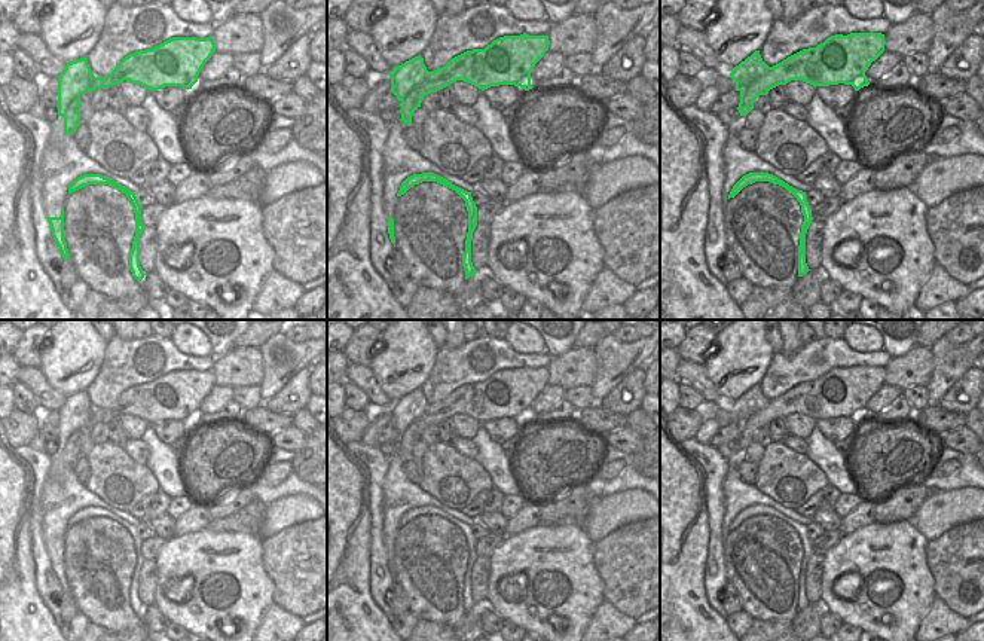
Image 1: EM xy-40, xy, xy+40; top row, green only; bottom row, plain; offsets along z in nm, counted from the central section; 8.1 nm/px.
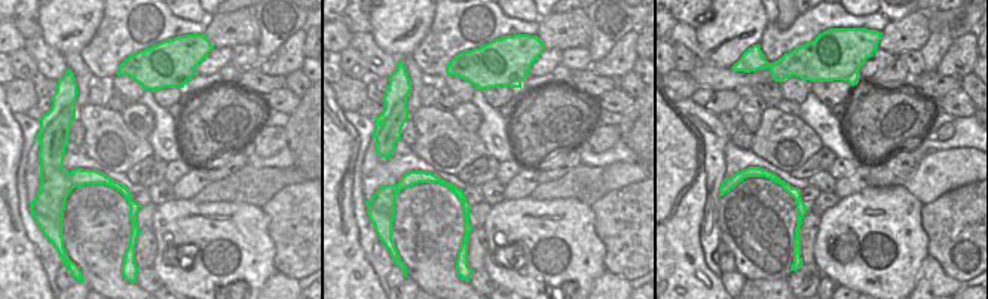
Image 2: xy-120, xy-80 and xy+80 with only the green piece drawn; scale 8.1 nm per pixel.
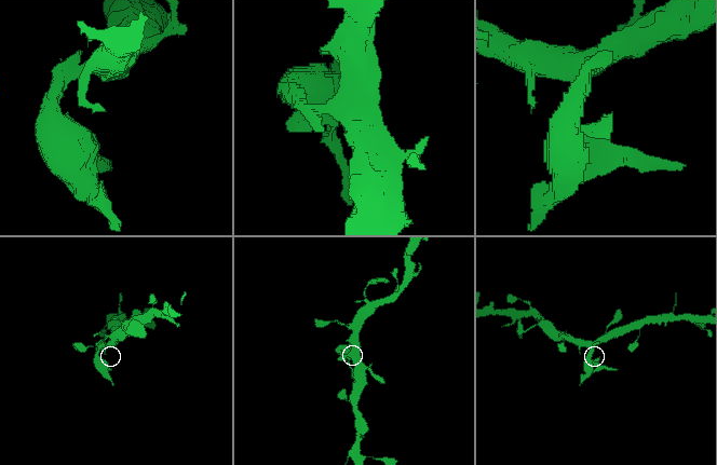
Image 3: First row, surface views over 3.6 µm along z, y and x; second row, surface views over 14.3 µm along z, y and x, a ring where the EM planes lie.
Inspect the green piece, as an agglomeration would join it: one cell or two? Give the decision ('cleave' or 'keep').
cleave

